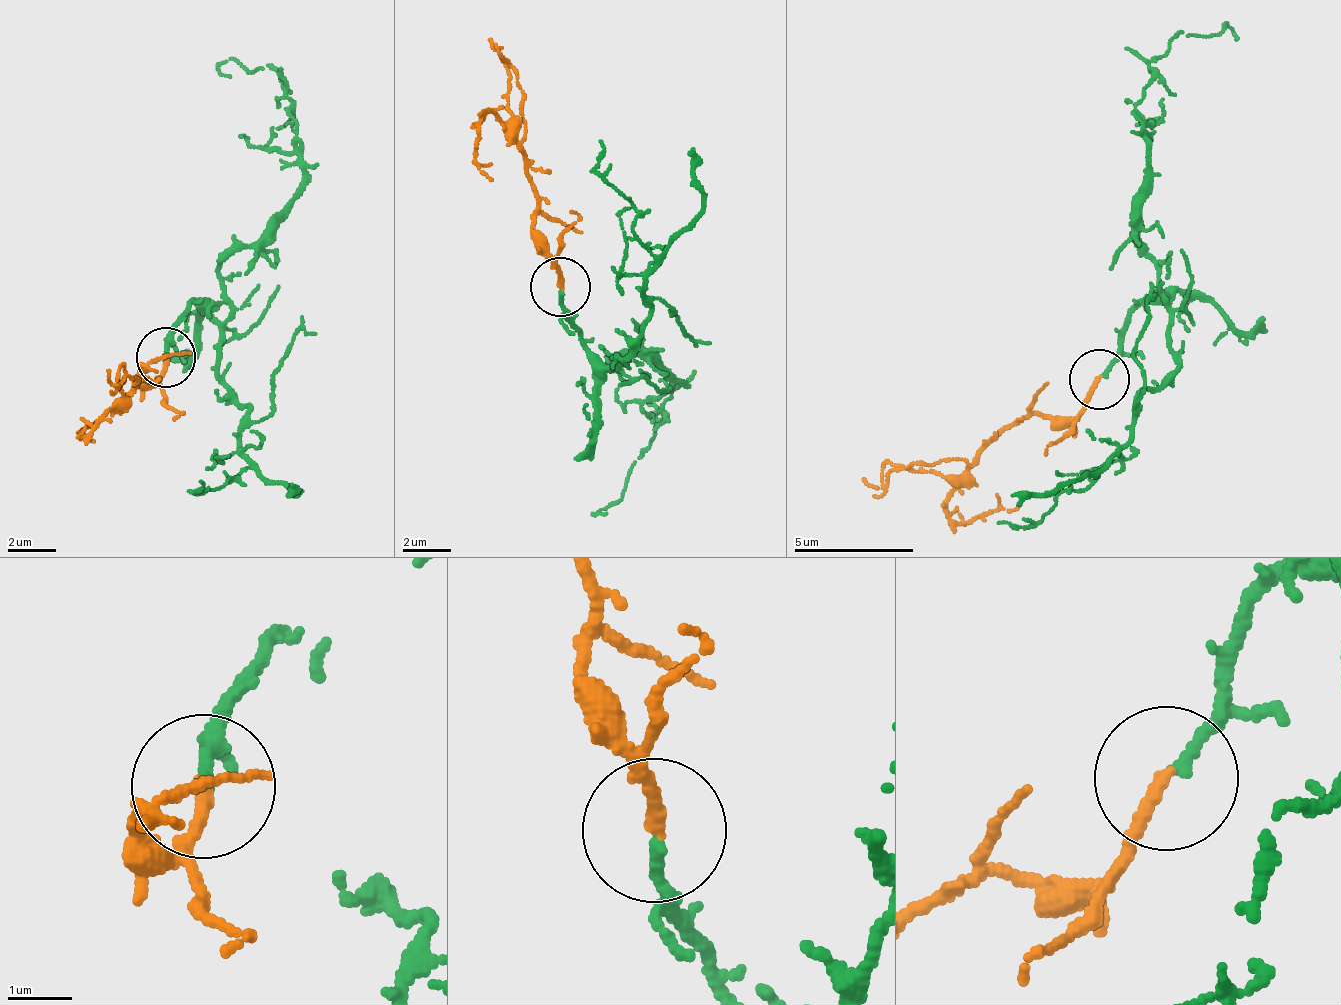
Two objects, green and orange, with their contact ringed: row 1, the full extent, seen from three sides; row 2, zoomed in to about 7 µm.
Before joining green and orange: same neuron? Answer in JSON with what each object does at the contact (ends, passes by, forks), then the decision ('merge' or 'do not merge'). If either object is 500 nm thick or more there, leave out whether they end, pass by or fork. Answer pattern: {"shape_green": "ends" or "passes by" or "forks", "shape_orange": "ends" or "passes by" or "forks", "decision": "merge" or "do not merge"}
{"shape_green": "ends", "shape_orange": "ends", "decision": "merge"}

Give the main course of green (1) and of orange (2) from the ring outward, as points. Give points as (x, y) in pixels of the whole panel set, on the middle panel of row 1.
1: (558, 289), (566, 319), (608, 372), (624, 357), (683, 385), (673, 388), (624, 491), (598, 507), (606, 513)
2: (559, 287), (544, 253), (532, 209), (539, 189), (491, 111), (480, 124), (479, 168), (491, 179)

